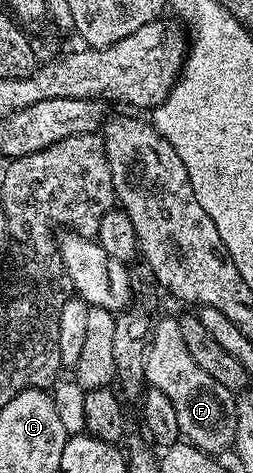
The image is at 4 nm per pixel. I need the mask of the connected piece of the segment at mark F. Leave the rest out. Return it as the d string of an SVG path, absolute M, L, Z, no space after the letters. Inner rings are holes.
M160 318L155 325L155 332L151 334L151 344L147 350L147 360L145 361L146 382L150 386L161 389L169 401L173 401L173 409L177 409L177 425L180 436L194 447L200 447L208 453L219 453L232 446L235 441L235 400L236 396L221 381L209 377L193 357L189 357L189 349L185 347L185 337L181 337L178 318Z

